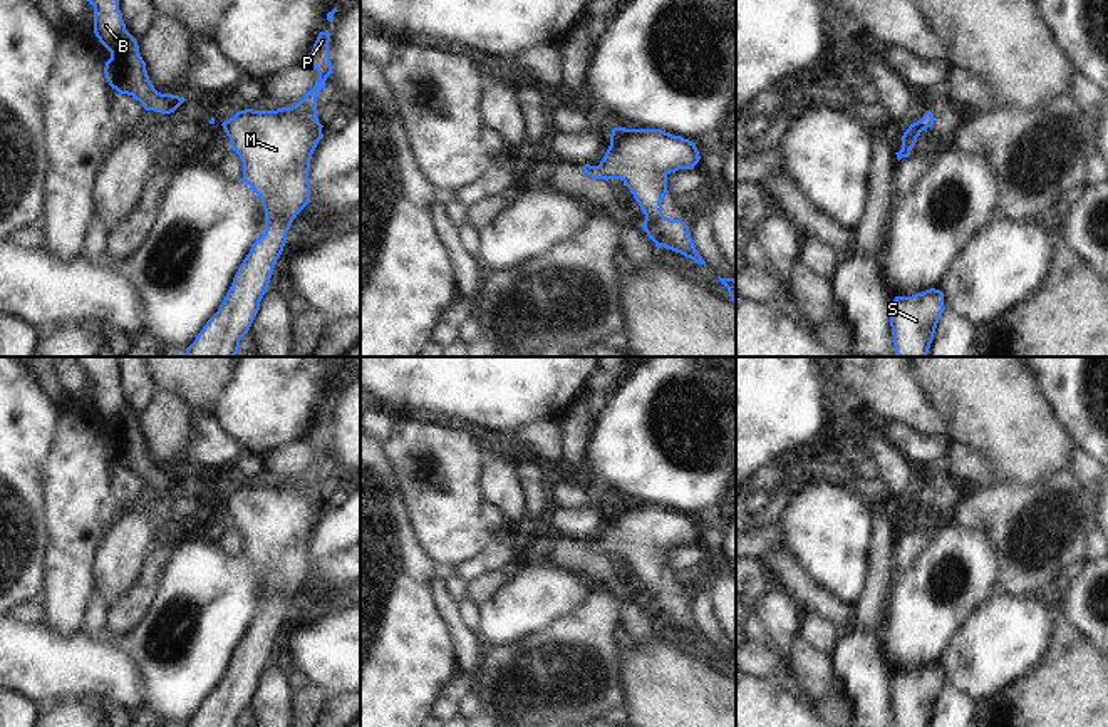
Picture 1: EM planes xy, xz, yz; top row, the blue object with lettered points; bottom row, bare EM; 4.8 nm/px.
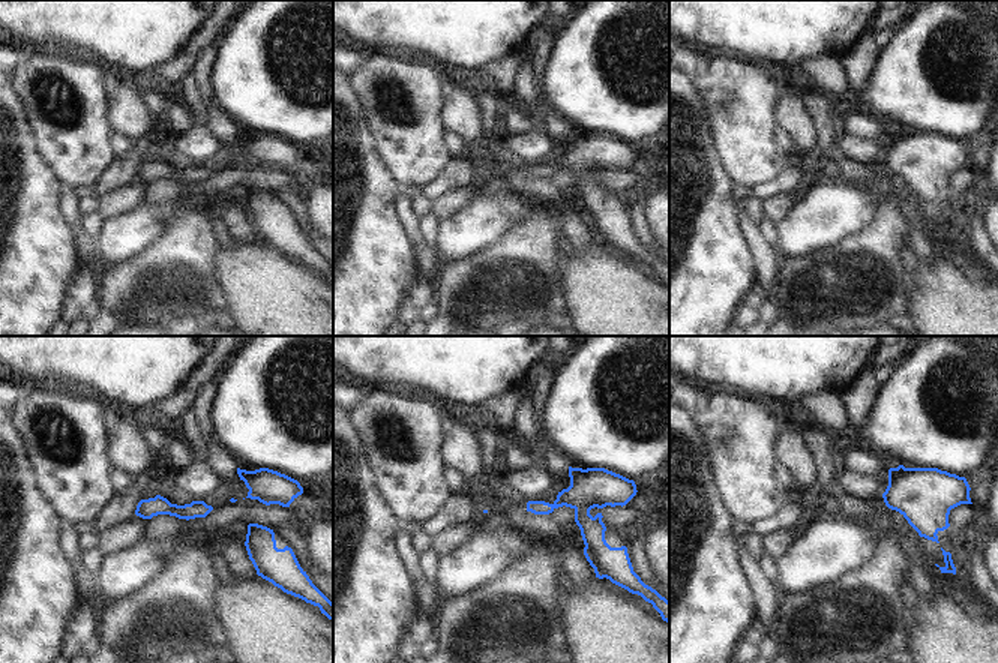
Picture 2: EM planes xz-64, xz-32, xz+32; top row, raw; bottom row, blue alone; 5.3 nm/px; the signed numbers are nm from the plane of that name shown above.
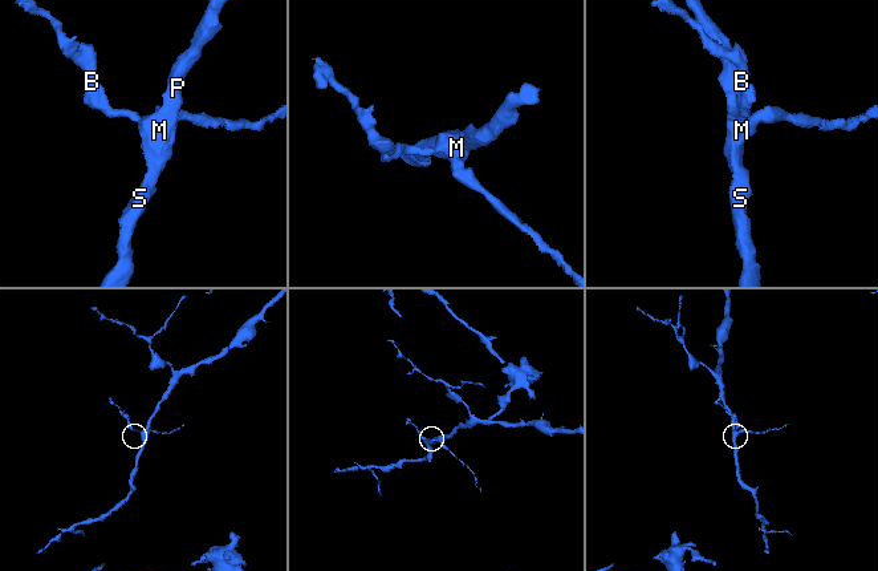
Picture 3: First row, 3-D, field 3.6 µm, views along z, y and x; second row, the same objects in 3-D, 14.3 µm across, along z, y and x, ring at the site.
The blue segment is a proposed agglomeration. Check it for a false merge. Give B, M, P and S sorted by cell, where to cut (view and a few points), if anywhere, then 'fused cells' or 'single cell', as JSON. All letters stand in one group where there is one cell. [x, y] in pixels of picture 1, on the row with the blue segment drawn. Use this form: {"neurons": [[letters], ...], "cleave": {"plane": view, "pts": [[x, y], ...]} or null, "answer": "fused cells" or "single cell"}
{"neurons": [["B", "M", "P", "S"]], "cleave": null, "answer": "single cell"}

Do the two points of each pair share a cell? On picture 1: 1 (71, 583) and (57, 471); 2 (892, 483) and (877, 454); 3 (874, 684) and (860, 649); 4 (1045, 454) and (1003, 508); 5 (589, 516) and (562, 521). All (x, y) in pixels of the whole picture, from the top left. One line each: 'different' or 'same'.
1: same
2: same
3: same
4: different
5: same

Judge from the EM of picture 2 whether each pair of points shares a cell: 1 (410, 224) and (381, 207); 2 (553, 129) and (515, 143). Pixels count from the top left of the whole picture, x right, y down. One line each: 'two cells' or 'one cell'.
1: two cells
2: one cell

